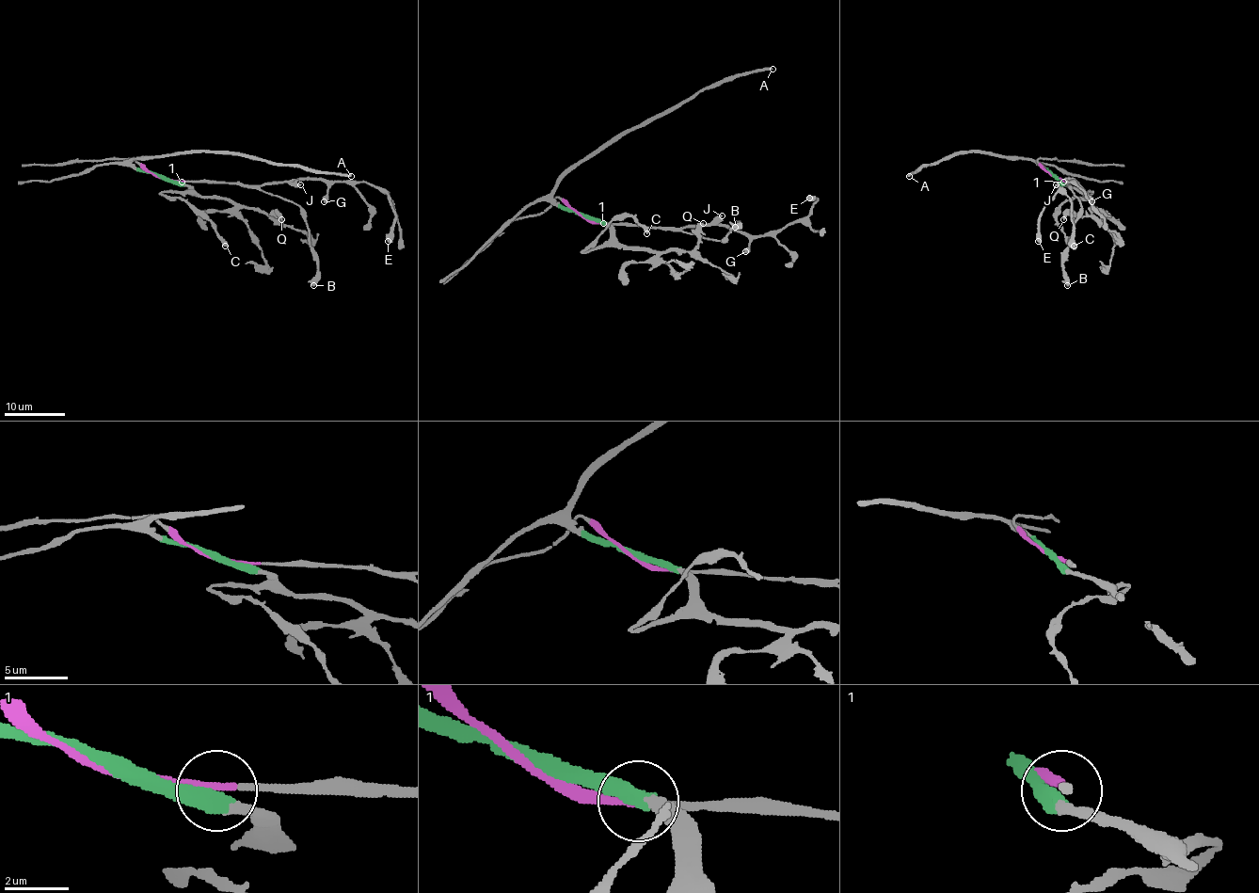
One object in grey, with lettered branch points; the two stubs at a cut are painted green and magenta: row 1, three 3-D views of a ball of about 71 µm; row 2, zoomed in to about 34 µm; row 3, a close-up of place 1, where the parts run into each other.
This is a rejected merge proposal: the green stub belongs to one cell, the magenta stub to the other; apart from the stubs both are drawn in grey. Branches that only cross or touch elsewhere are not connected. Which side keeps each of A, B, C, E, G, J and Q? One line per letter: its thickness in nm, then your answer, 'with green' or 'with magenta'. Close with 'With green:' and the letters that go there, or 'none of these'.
A: 280 nm thick; with green
B: 360 nm thick; with magenta
C: 400 nm thick; with green
E: 650 nm thick; with magenta
G: 600 nm thick; with magenta
J: 440 nm thick; with magenta
Q: 360 nm thick; with green
With green: A, C, Q

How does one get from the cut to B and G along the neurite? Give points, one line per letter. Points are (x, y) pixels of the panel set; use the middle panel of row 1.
B: (581, 215), (598, 223), (677, 228), (682, 232), (717, 240), (722, 240), (734, 228)
G: (581, 215), (598, 223), (665, 228), (716, 224), (736, 228), (750, 240), (750, 246), (745, 250)

